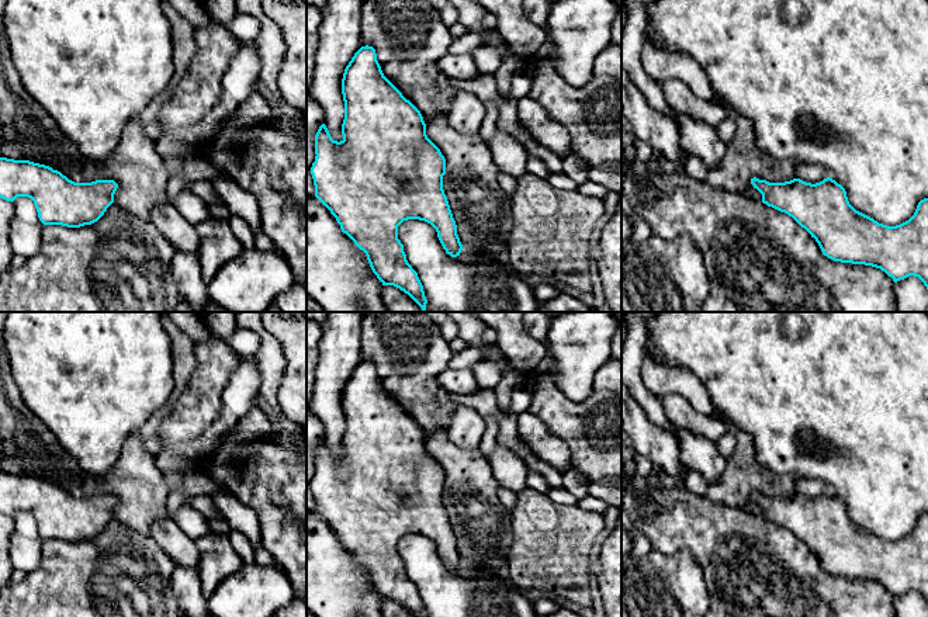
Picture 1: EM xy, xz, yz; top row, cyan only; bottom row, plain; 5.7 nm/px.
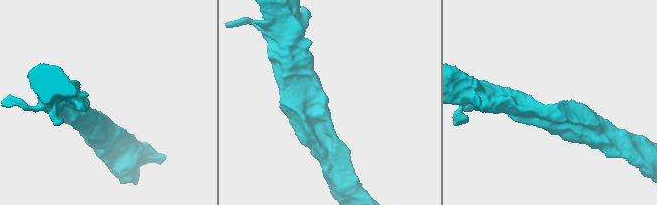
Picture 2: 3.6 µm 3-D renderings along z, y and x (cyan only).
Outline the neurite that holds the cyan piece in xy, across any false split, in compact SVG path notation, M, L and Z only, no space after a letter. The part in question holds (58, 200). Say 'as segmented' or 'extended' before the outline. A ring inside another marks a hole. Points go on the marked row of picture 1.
as segmented; M0 157L0 198L31 198L44 225L91 225L114 202L117 188L114 180L75 183L49 166Z

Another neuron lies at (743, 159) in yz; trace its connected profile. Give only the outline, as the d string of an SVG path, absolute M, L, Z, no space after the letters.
M738 119L721 163L707 170L706 181L711 187L762 202L762 194L751 184L754 177L769 183L785 183L794 178L794 167L786 162L776 162L765 153L756 143L752 124Z

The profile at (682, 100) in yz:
M665 80L661 89L671 111L688 114L710 126L716 128L733 114L720 104L697 98L683 82Z

